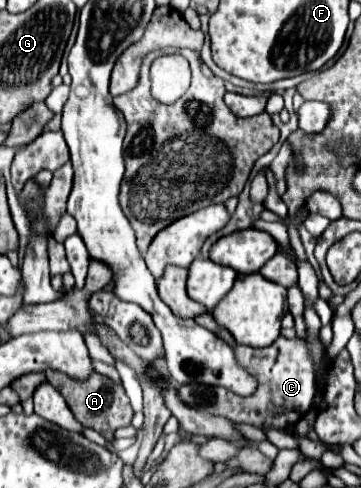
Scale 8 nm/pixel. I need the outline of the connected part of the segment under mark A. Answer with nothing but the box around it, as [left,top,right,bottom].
[47,371,133,441]

